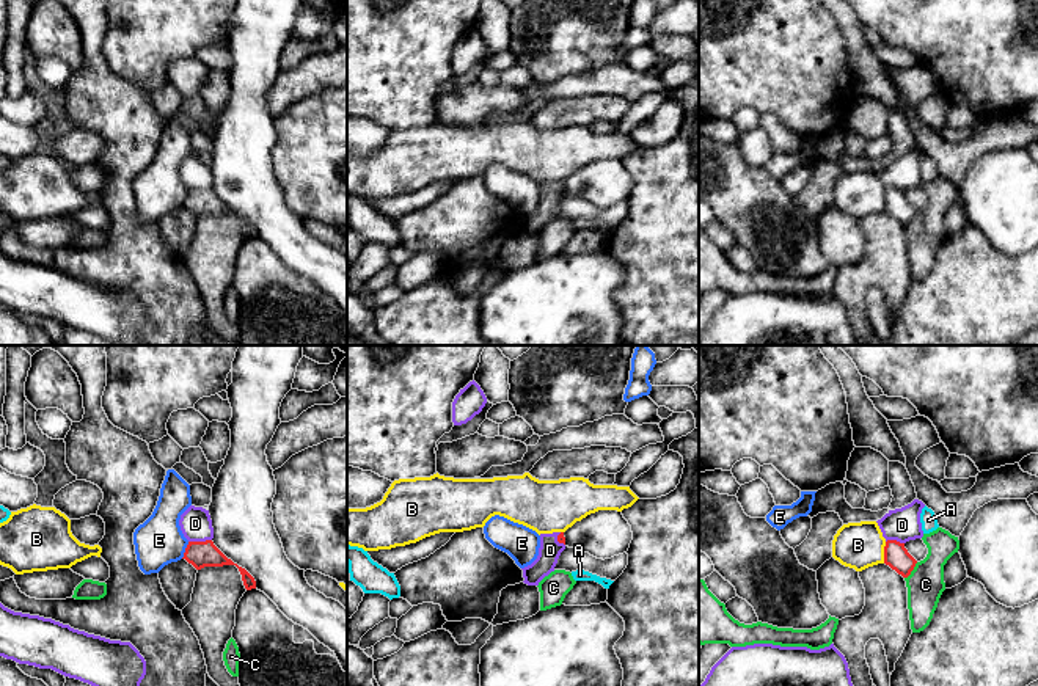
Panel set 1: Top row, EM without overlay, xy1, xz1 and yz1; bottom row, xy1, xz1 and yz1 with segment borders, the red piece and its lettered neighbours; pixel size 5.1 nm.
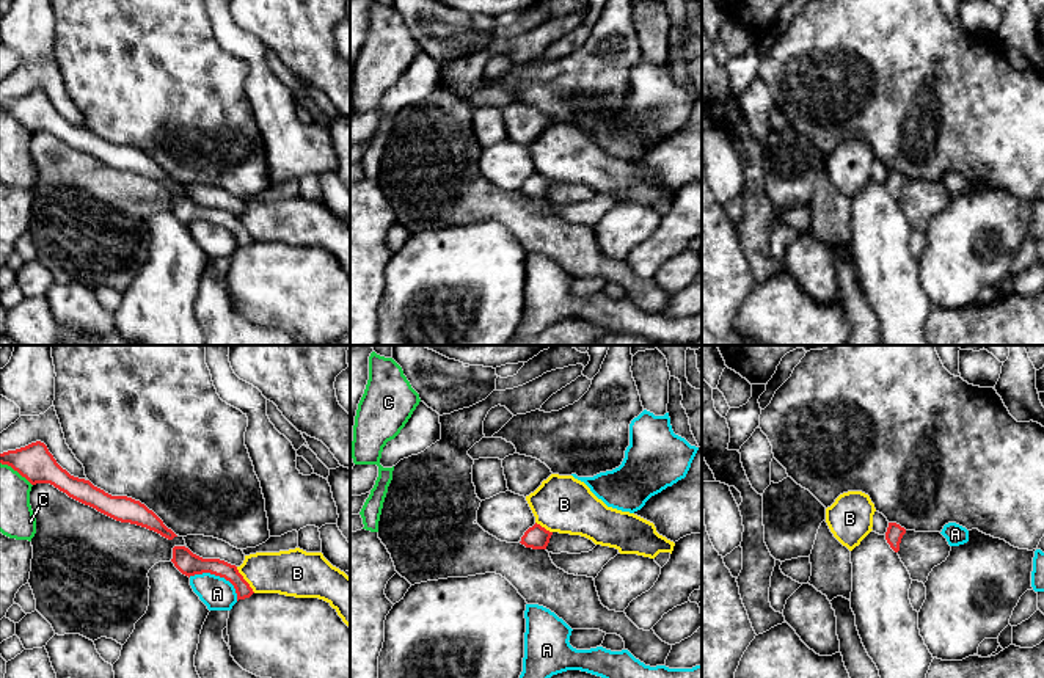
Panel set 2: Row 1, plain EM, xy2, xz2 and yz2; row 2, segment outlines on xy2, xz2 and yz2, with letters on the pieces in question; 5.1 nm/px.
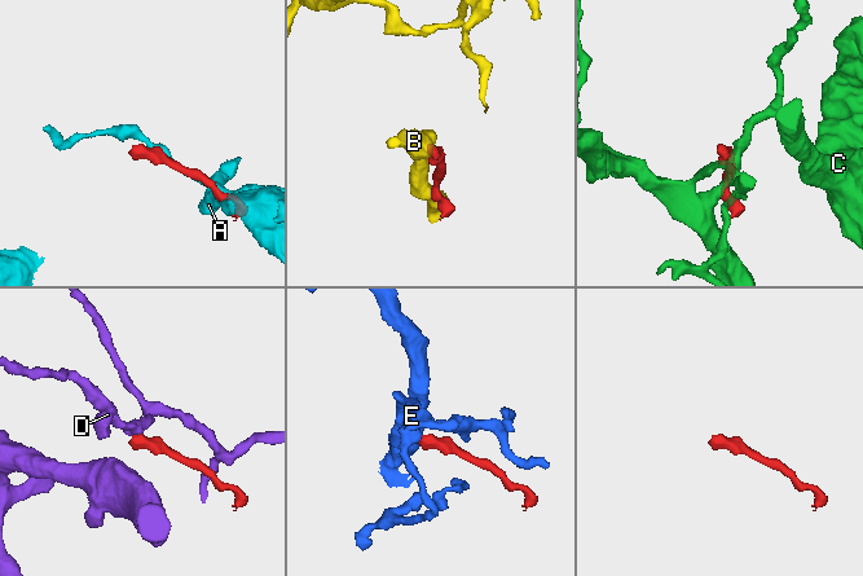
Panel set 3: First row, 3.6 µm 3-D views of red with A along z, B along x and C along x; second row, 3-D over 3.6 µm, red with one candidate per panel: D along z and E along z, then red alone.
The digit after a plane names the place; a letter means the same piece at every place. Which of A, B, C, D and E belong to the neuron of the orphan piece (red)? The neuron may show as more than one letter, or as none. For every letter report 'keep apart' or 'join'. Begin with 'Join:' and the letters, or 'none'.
Join: none
A: keep apart
B: keep apart
C: keep apart
D: keep apart
E: keep apart

